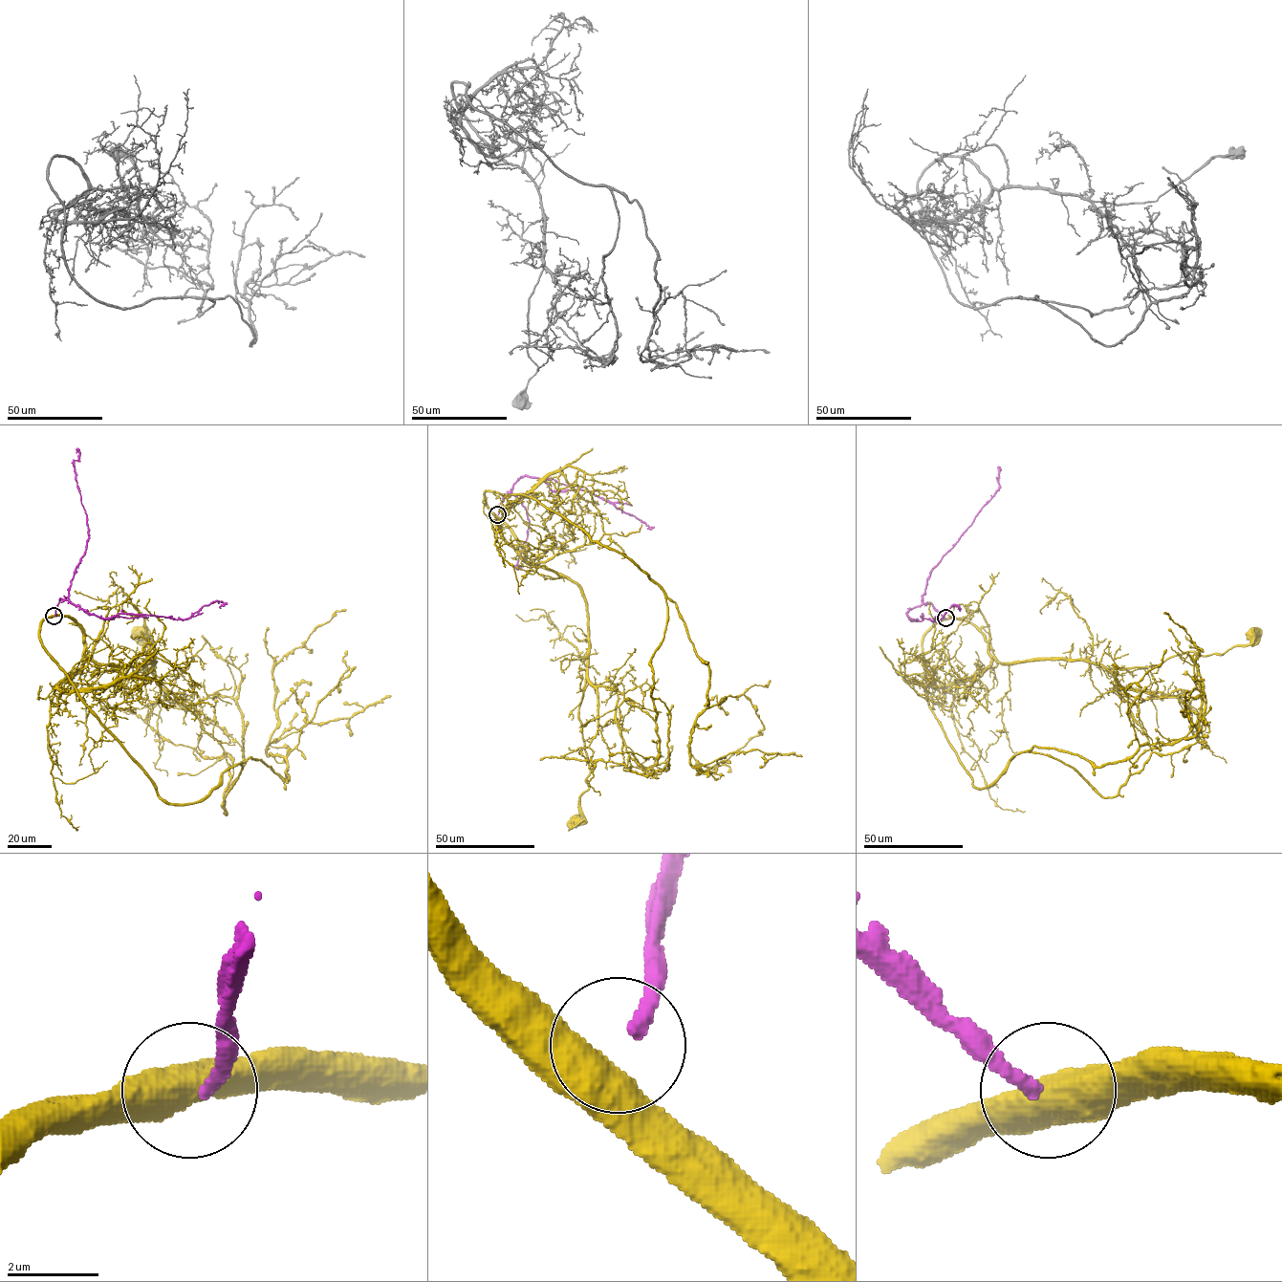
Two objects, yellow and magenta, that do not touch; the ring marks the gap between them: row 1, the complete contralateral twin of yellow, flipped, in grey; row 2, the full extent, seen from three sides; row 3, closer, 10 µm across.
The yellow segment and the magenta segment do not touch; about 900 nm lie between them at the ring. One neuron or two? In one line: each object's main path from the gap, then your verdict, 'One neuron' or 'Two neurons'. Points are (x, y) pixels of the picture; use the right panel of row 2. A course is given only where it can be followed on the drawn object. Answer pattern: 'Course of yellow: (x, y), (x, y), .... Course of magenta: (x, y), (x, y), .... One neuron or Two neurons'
Course of yellow: (946, 618), (970, 622), (997, 662), (1108, 668), (1224, 654), (1252, 634). Course of magenta: (945, 619), (929, 603), (910, 608), (907, 615), (911, 620), (922, 616), (939, 621), (953, 604), (960, 611). Two neurons

